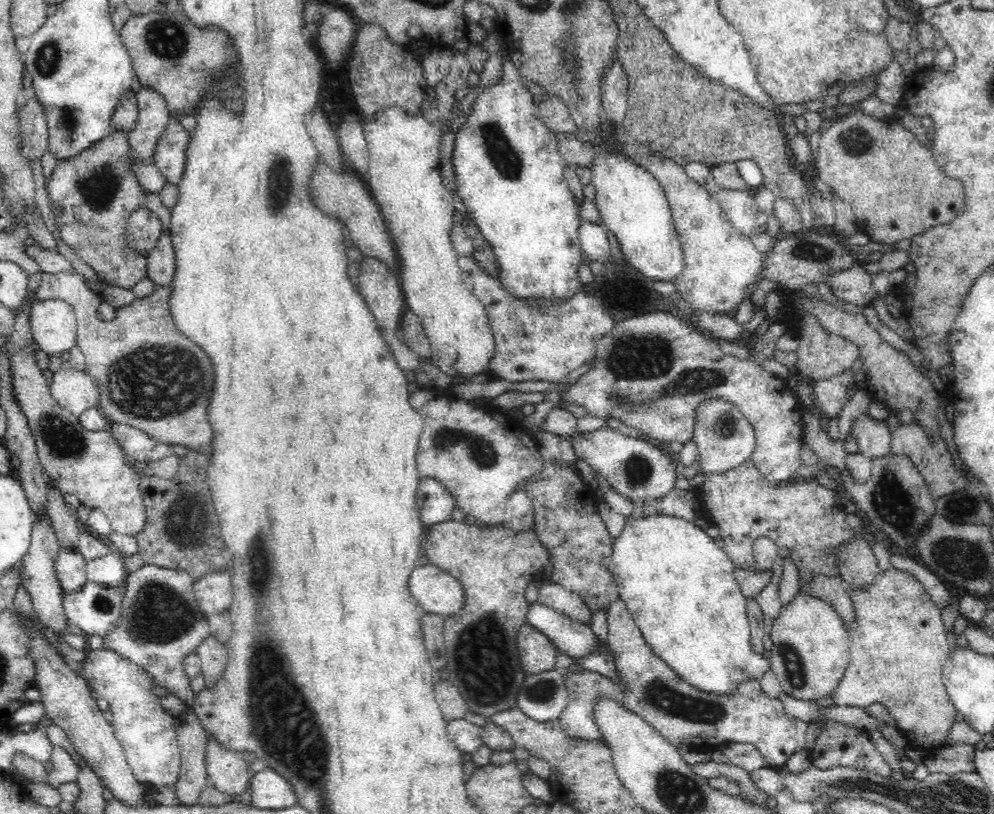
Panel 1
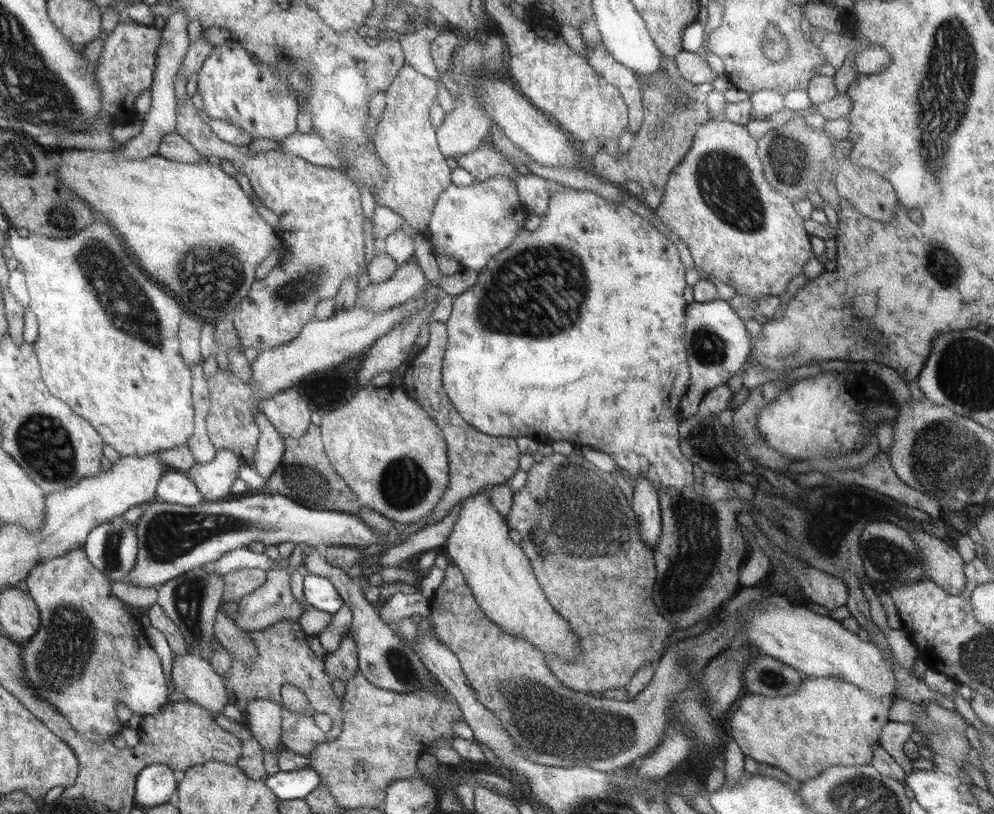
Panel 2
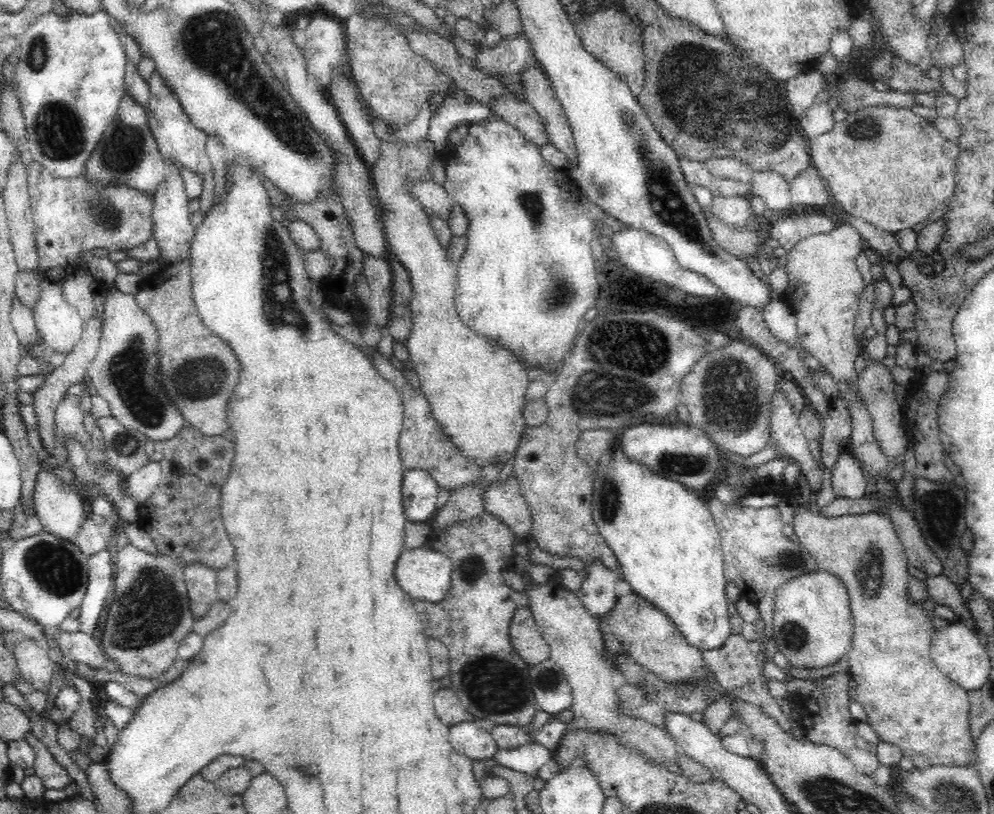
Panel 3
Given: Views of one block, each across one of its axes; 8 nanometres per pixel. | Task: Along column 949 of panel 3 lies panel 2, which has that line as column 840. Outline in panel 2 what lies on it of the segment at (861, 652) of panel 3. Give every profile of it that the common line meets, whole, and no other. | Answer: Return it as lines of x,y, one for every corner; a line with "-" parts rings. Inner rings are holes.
805,676
799,688
787,696
755,696
747,694
741,698
741,706
735,708
729,716
727,726
729,734
735,738
737,746
745,756
751,756
757,762
769,764
779,772
785,772
793,780
807,782
817,778
825,768
831,766
867,766
873,758
873,744
879,744
881,728
891,722
891,694
875,694
871,696
857,684
849,684
837,676

